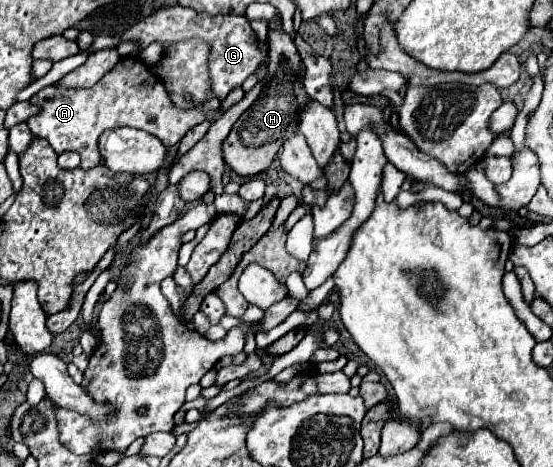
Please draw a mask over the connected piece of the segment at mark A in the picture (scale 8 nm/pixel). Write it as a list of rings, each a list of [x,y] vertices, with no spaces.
[[[123,57],[93,89],[63,89],[63,87],[45,87],[29,99],[33,105],[39,105],[39,113],[27,119],[27,125],[35,137],[47,139],[55,153],[77,151],[81,155],[81,169],[91,169],[103,165],[99,151],[99,137],[107,129],[115,127],[137,127],[147,133],[157,135],[167,147],[179,143],[183,135],[199,125],[205,119],[201,109],[179,109],[169,99],[161,79],[141,63],[137,57]]]

